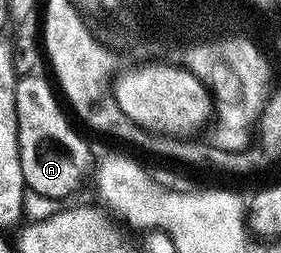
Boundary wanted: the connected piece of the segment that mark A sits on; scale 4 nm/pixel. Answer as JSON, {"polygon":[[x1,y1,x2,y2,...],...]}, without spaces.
{"polygon":[[42,73,24,75,16,85,20,169,24,169,24,181,29,190,37,195,61,201,68,198,85,181,86,174,90,171,90,147,78,136,77,129,66,120,67,112,51,80,47,79]]}

